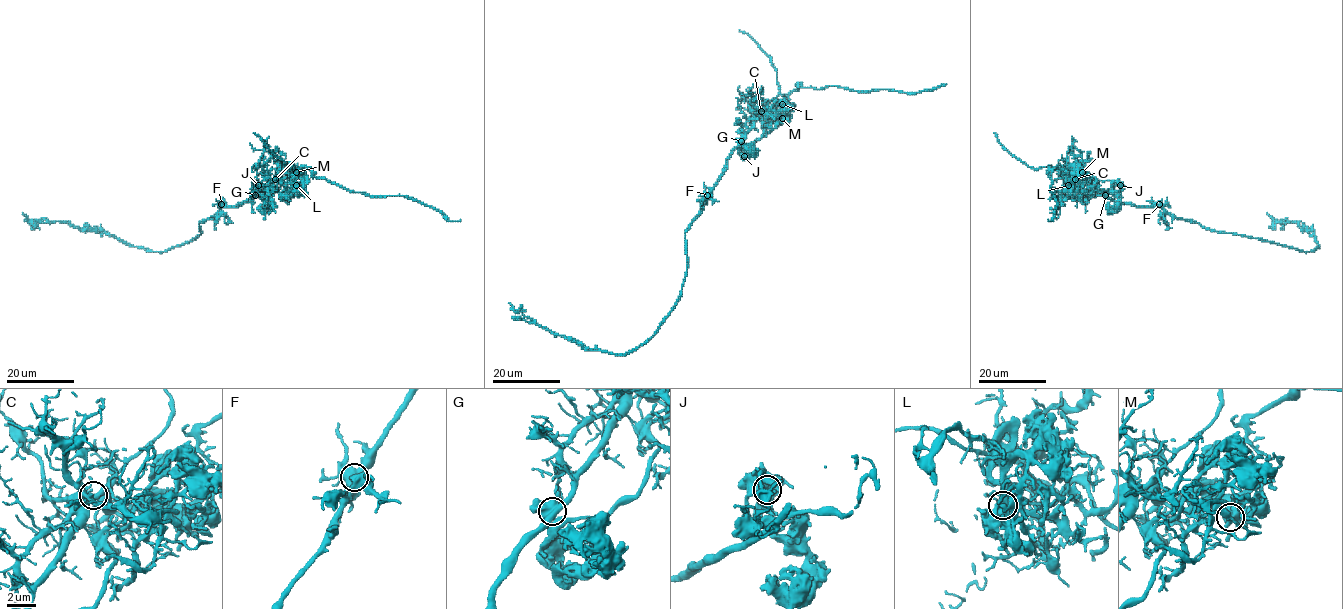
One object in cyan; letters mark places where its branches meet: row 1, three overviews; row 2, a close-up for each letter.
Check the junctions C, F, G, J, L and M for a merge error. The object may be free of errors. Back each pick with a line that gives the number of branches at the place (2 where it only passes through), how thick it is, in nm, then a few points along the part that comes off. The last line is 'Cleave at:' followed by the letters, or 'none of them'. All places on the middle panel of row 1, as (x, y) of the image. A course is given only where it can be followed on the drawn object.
G: 5 branches meet; 600 nm thick; foreign part runs (740, 141), (752, 143), (762, 136), (764, 121), (788, 95), (802, 87), (917, 93), (947, 83)
Cleave at: G

